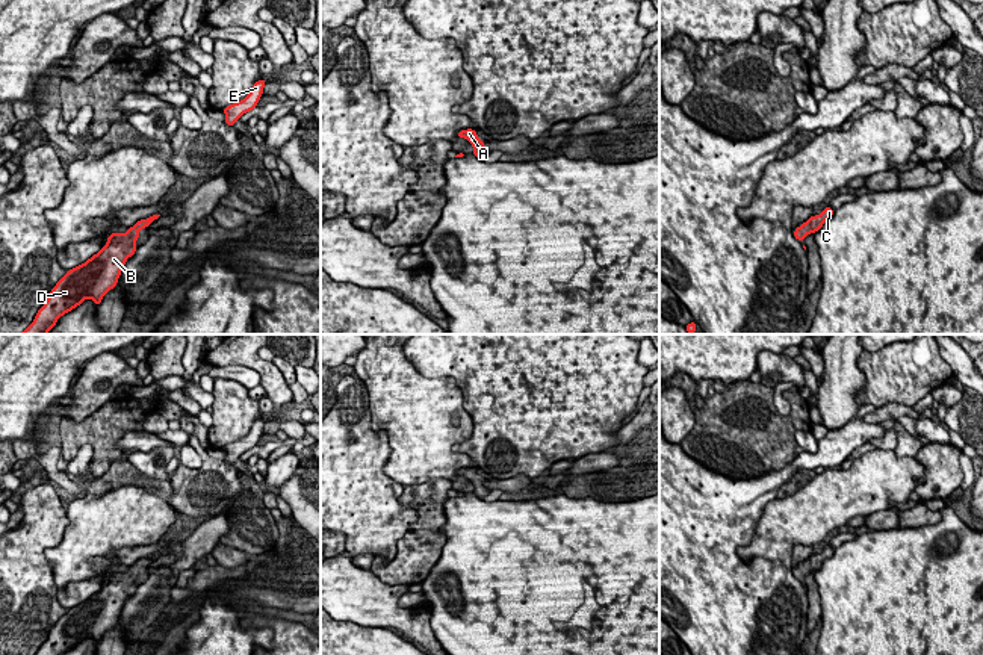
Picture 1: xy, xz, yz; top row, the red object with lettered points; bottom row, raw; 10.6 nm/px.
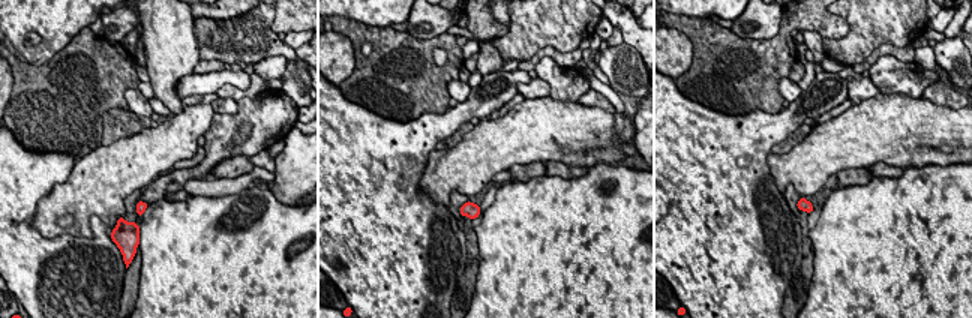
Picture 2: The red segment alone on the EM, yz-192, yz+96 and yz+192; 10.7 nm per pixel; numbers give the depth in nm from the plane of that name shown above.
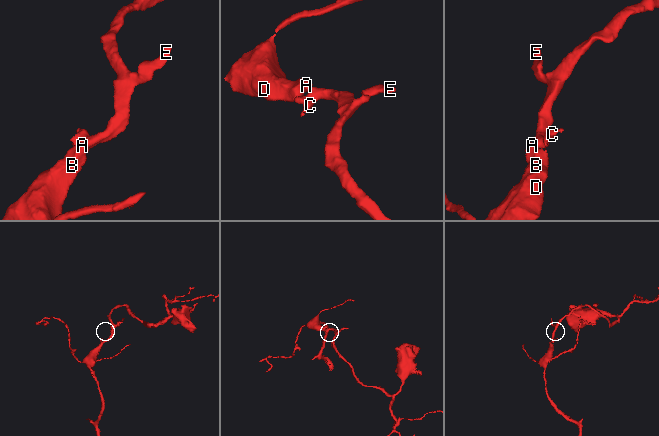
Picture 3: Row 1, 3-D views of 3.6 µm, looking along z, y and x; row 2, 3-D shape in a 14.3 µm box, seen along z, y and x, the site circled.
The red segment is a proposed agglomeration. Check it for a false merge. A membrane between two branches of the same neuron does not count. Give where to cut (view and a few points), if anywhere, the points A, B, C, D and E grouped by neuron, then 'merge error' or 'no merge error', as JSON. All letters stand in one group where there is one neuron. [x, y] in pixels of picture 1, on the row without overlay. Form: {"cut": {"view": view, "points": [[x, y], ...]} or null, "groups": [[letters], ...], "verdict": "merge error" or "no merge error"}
{"cut": null, "groups": [["A", "B", "C", "D", "E"]], "verdict": "no merge error"}

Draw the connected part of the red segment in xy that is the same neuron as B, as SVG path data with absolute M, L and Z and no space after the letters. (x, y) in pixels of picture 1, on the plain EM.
M153 554L129 566L127 572L112 572L106 584L85 602L67 610L51 628L36 655L64 655L86 637L98 644L103 635L116 626L126 599L136 591L139 569L148 566L160 554Z

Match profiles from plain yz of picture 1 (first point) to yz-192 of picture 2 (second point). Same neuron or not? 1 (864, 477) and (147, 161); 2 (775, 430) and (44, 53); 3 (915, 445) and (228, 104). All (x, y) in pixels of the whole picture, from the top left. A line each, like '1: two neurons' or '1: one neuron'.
1: one neuron
2: two neurons
3: one neuron

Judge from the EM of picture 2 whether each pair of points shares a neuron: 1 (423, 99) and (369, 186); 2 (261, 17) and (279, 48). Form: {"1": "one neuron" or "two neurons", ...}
{"1": "two neurons", "2": "one neuron"}

